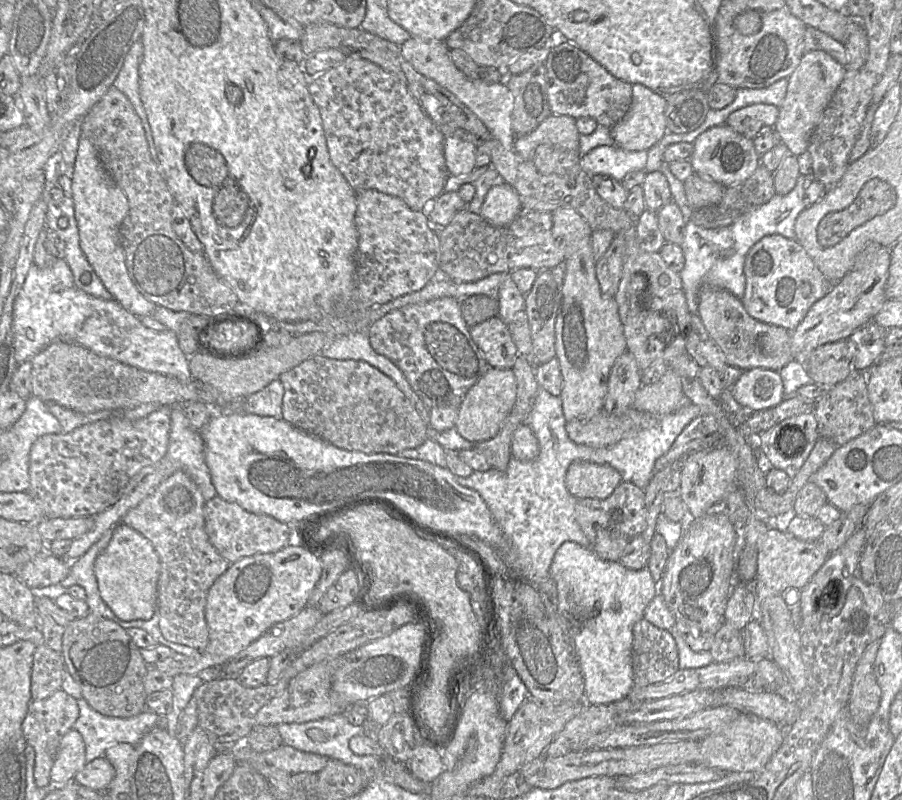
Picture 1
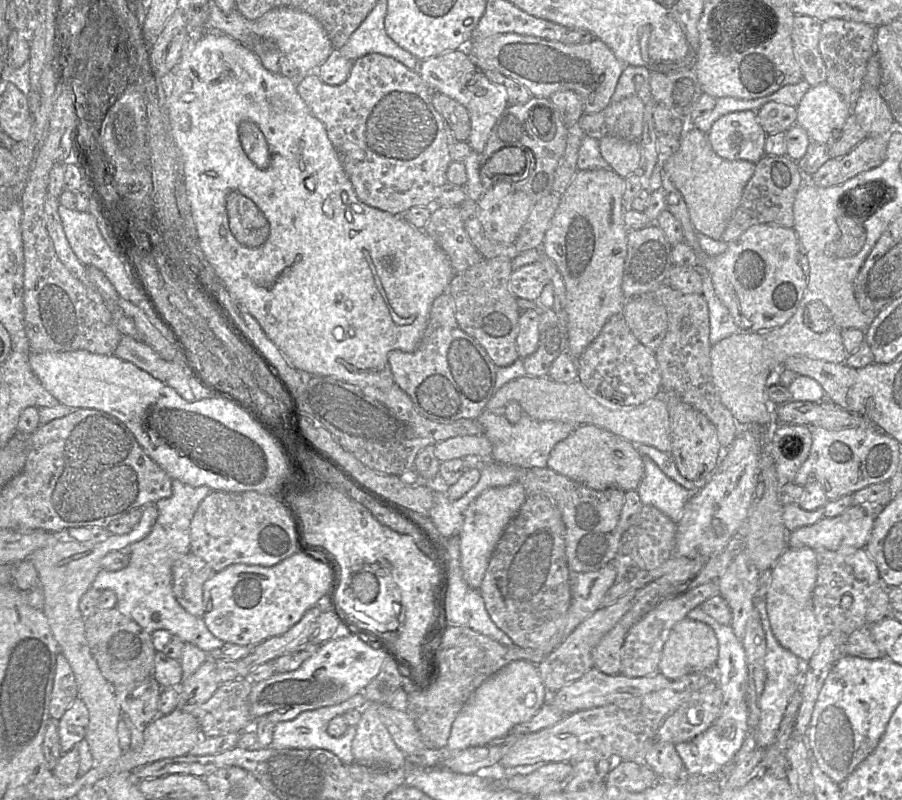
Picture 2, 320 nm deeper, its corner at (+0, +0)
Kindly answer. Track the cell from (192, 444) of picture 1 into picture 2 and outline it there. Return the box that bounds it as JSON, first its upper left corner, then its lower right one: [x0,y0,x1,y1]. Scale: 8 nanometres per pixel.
[91,480,224,654]

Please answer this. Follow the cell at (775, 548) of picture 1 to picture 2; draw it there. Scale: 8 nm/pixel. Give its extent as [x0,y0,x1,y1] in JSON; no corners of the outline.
[787,505,881,551]

